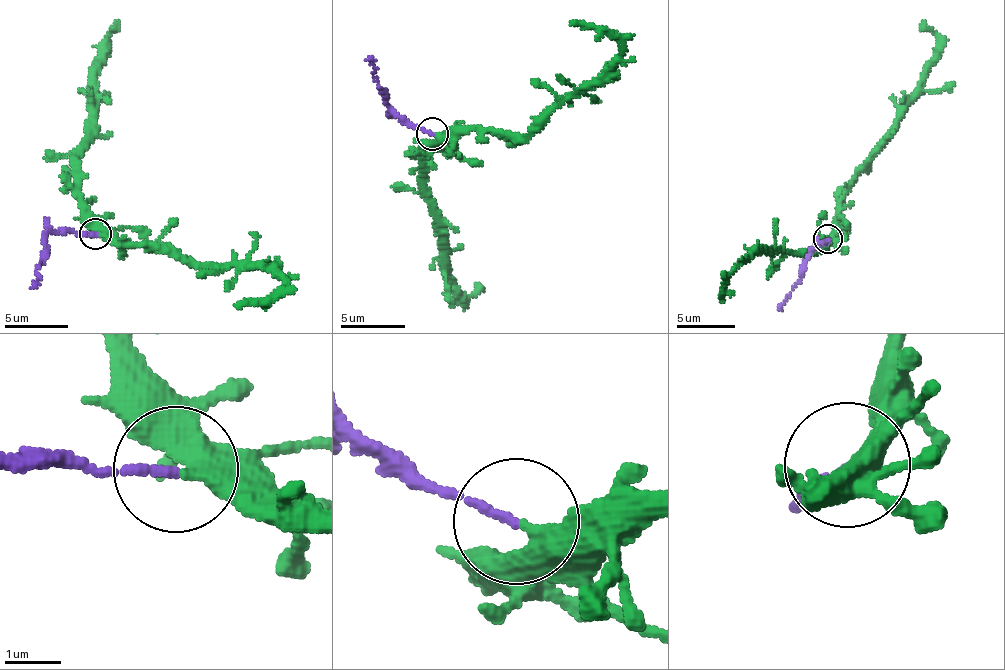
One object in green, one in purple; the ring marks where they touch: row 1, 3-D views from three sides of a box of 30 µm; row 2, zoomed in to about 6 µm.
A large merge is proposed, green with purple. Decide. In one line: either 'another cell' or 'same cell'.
another cell

